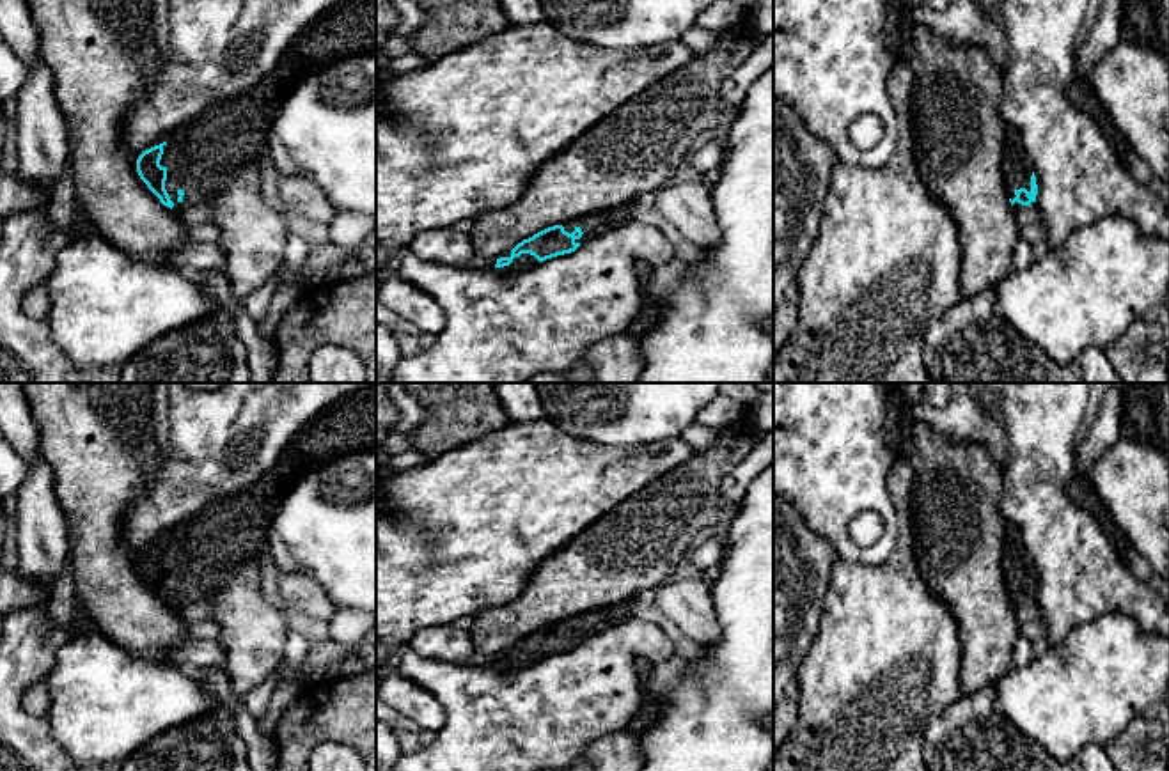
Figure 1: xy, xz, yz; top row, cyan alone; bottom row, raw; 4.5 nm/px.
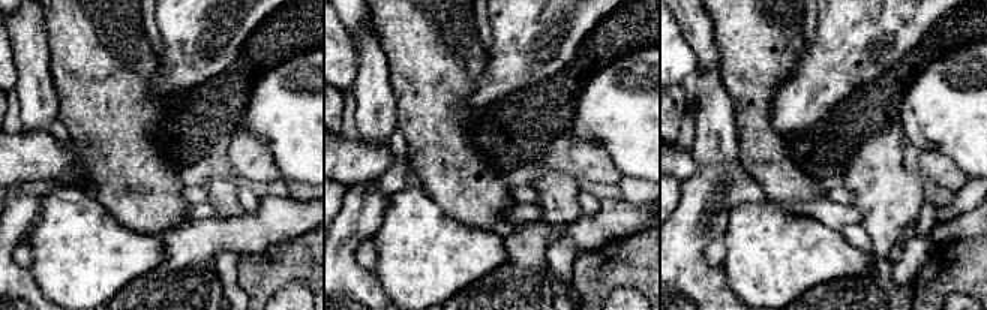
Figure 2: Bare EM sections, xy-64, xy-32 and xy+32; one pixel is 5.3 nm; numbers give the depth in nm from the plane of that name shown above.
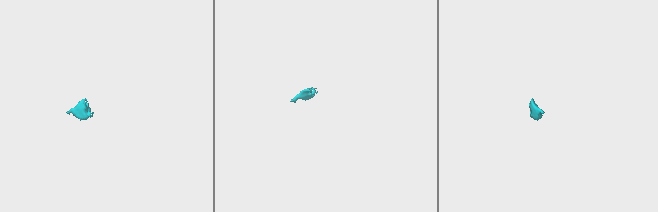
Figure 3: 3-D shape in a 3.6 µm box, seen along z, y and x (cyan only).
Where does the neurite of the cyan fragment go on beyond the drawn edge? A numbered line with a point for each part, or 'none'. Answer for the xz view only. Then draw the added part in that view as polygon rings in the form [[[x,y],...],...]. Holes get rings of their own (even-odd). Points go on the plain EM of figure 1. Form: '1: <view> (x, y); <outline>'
1: xz (596, 621); [[[630,599],[605,606],[601,610],[587,611],[577,617],[566,619],[562,624],[566,629],[573,629],[577,624],[582,626],[582,635],[575,636],[575,640],[585,640],[591,635],[601,633],[630,617]]]
2: xz (525, 658); [[[522,650],[520,654],[514,654],[509,663],[498,665],[500,668],[513,668],[513,670],[522,670],[527,668],[534,663],[537,663],[539,658],[530,652],[530,650]]]

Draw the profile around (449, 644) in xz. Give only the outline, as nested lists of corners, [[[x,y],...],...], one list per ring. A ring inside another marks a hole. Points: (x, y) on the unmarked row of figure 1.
[[[452,624],[422,627],[408,643],[420,658],[465,666],[470,666],[468,658],[475,652],[470,629],[458,629]]]

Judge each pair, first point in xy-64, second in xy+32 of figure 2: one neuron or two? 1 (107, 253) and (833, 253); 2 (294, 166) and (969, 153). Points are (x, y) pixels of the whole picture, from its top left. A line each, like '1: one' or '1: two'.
1: one
2: one

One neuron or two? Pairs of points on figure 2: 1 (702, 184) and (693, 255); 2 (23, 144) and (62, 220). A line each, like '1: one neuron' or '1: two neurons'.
1: one neuron
2: two neurons

